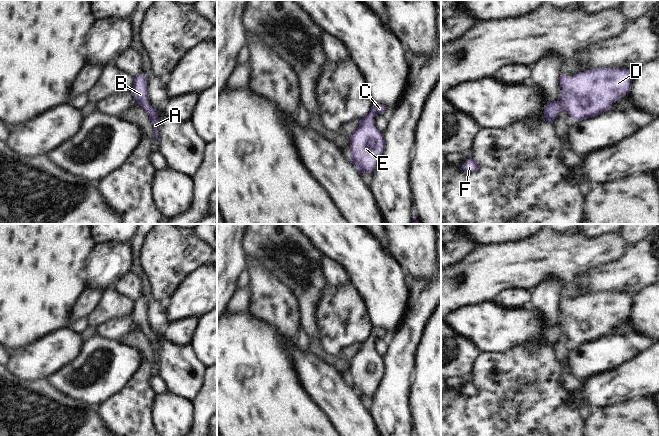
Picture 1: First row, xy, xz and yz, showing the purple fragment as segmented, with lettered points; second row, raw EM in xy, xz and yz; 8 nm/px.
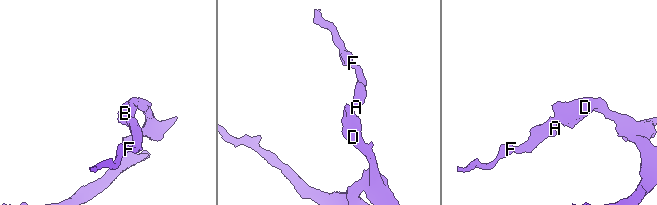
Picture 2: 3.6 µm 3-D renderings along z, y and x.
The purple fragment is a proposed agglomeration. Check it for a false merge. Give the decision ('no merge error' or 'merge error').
no merge error

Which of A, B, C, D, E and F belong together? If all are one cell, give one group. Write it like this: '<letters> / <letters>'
A B C D E F

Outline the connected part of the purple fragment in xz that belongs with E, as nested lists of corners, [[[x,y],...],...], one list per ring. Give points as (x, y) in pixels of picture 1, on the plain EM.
[[[373,328],[368,339],[360,343],[358,352],[350,362],[351,387],[360,398],[371,398],[383,378],[385,364],[375,351],[374,341],[386,333],[383,328]]]

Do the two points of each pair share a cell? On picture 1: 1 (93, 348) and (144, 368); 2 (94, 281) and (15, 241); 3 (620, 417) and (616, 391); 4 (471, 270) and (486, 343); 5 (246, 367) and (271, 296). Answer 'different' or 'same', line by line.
1: different
2: different
3: different
4: different
5: different

